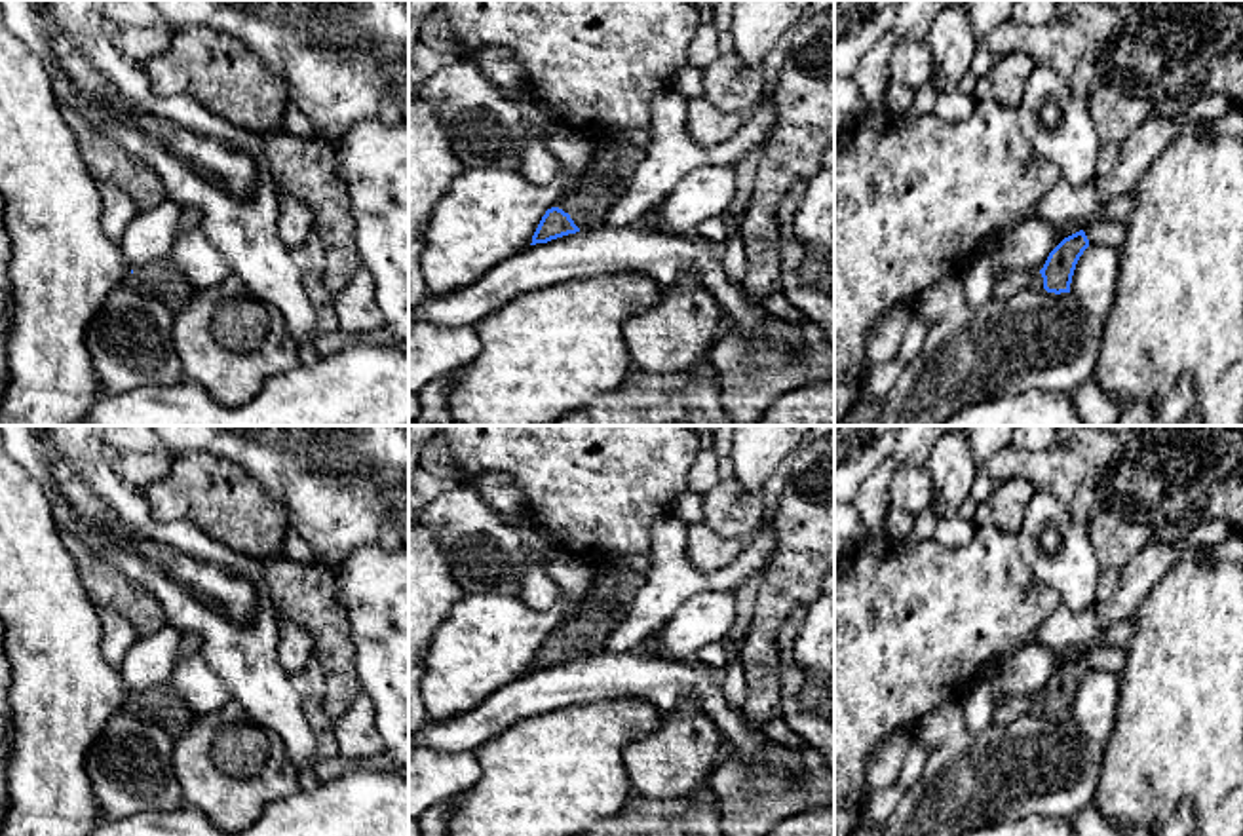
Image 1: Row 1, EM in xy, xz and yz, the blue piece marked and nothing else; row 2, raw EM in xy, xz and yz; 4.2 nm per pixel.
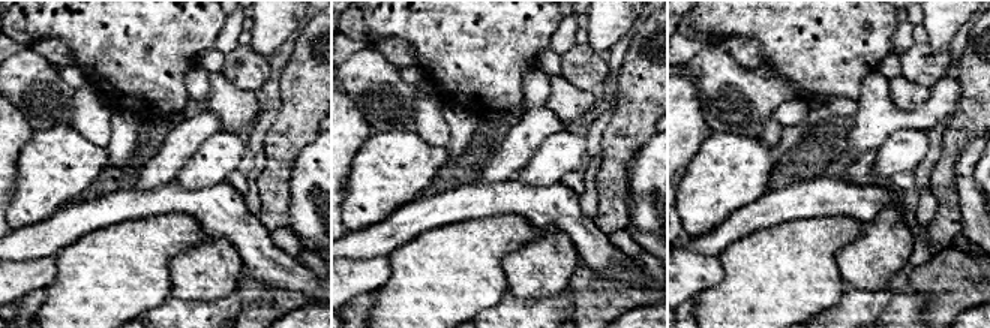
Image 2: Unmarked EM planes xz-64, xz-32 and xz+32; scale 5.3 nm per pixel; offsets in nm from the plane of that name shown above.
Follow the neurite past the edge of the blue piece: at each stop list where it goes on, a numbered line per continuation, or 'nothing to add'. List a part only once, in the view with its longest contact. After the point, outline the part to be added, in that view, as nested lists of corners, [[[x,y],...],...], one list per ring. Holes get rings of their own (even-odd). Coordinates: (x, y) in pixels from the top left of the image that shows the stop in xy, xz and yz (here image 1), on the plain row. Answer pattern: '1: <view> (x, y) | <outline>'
1: xz (609, 599) | [[[616,568],[593,580],[580,606],[555,629],[580,656],[602,650],[608,633],[625,618],[644,574]]]

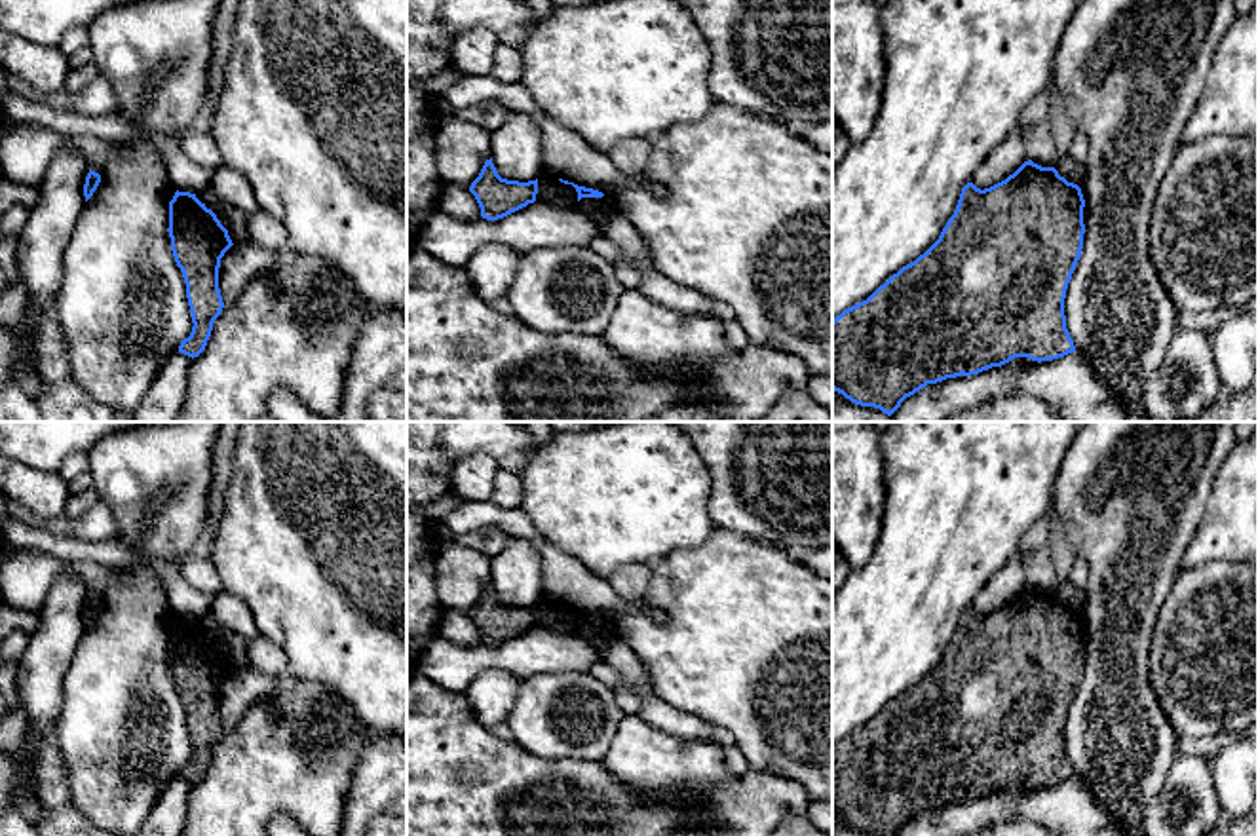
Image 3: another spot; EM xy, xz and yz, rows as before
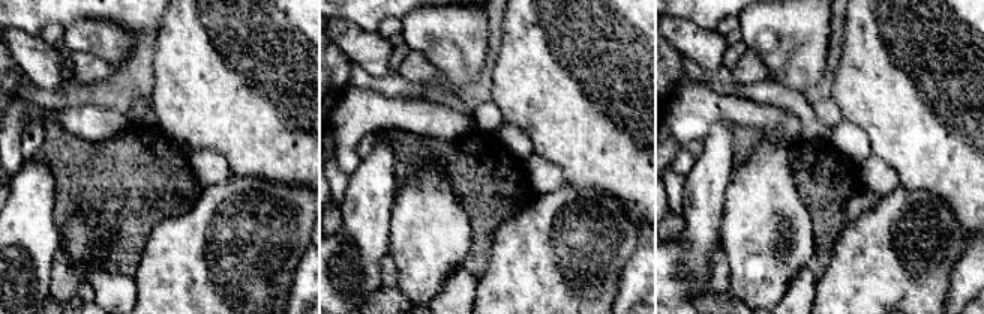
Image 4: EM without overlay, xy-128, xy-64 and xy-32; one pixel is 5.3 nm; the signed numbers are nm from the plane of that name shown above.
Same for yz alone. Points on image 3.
nothing to add

